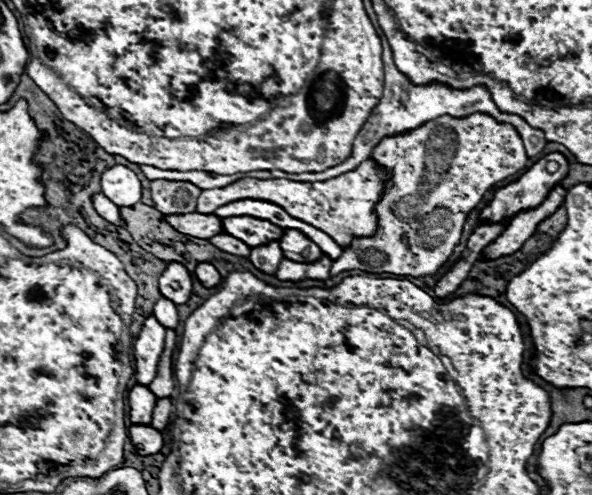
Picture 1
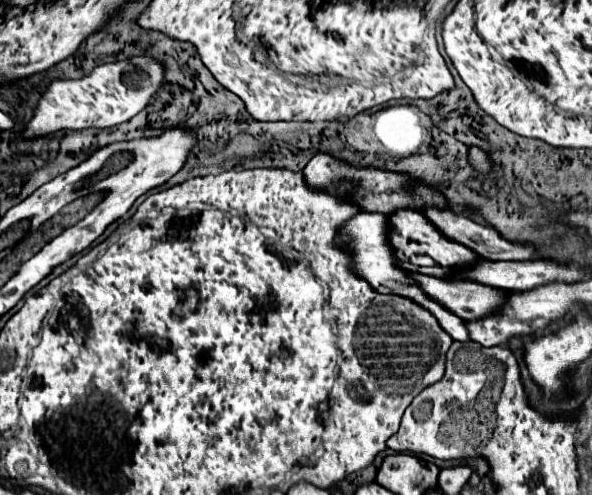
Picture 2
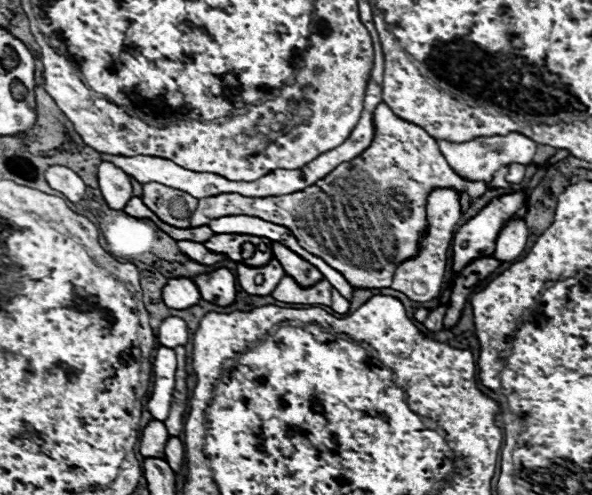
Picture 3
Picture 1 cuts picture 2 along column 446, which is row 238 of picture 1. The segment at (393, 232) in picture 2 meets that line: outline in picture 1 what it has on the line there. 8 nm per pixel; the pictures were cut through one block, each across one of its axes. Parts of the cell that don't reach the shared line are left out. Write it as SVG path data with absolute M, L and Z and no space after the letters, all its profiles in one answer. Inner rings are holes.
M248 216L224 218L222 226L224 226L224 232L232 234L234 238L240 238L242 242L248 242L248 246L268 244L270 240L280 240L280 236L284 234L284 228L268 220L248 218Z

